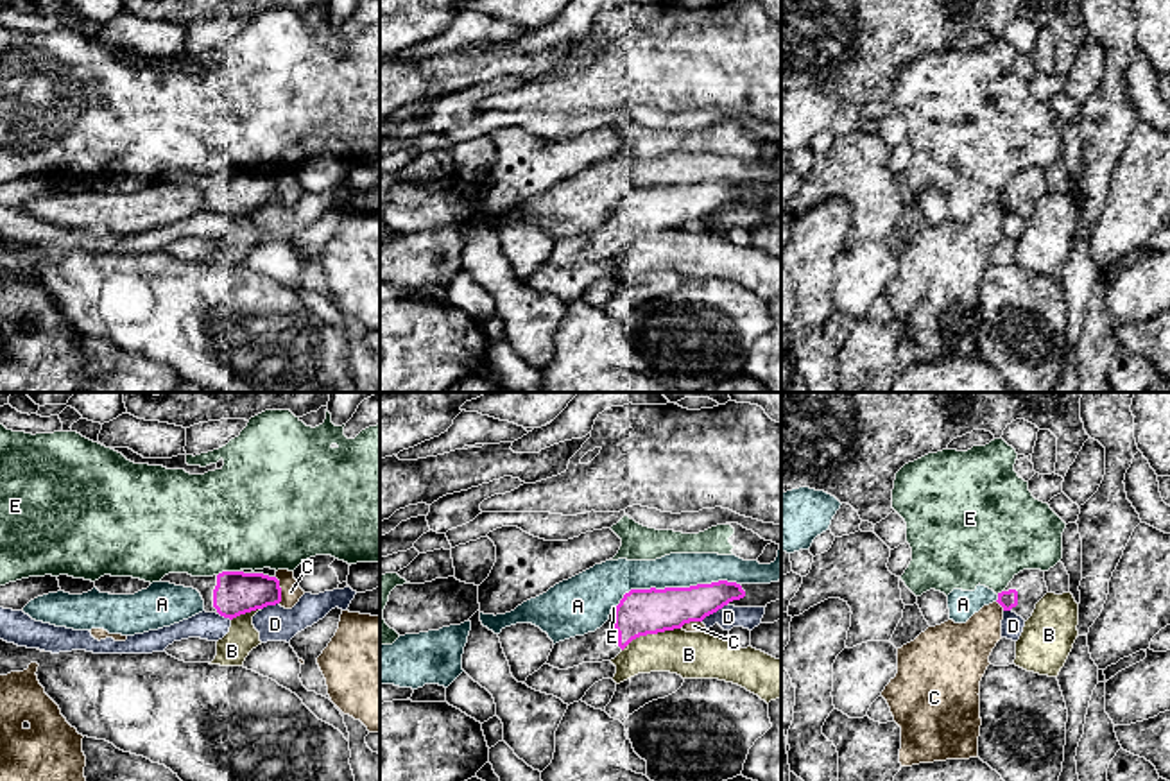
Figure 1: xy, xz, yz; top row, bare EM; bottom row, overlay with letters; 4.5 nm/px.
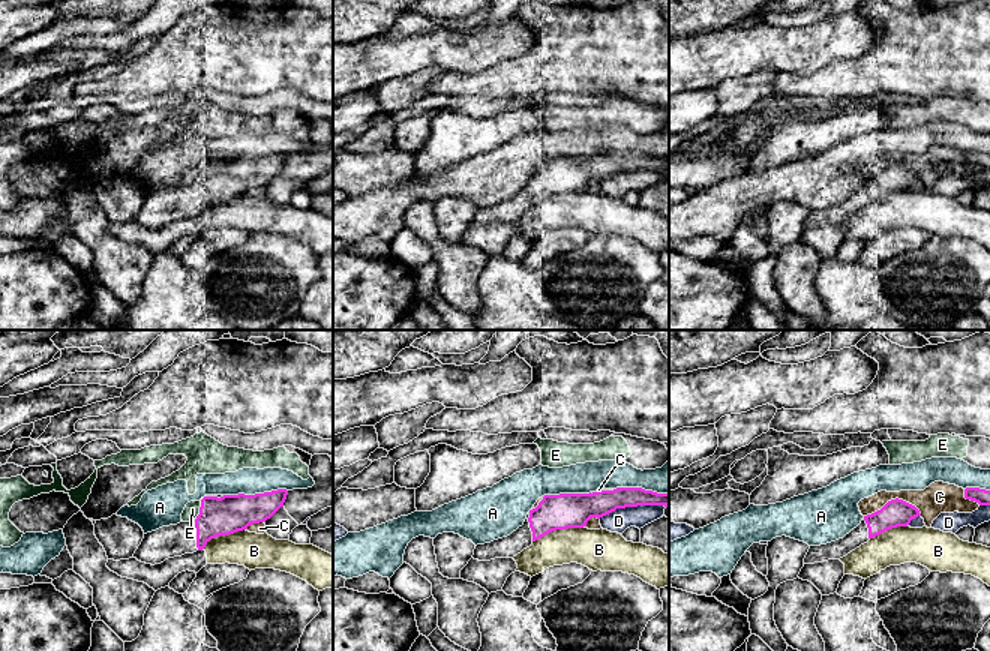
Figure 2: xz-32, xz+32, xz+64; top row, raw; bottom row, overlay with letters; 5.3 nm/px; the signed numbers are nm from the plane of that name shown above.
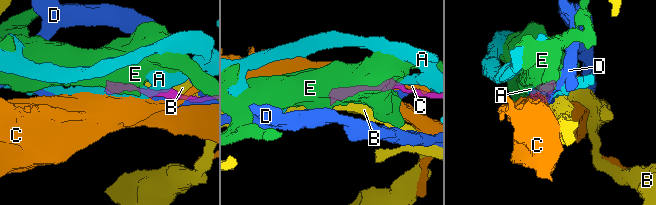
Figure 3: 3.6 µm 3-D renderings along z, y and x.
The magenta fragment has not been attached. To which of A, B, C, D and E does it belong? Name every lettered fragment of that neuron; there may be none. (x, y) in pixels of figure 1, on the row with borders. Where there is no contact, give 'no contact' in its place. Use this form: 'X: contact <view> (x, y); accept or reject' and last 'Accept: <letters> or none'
A: contact xz (676, 588); reject
B: contact xz (651, 633); reject
C: contact xy (280, 590); reject
D: contact xz (714, 611); reject
E: contact xy (228, 572); reject
Accept: none

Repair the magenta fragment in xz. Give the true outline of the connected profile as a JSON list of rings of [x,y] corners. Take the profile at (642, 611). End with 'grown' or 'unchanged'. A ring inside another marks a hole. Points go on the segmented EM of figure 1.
[[[727,580],[690,588],[631,589],[600,629],[555,643],[546,665],[568,670],[582,663],[611,661],[640,636],[702,622],[744,596],[742,586]]]; grown

